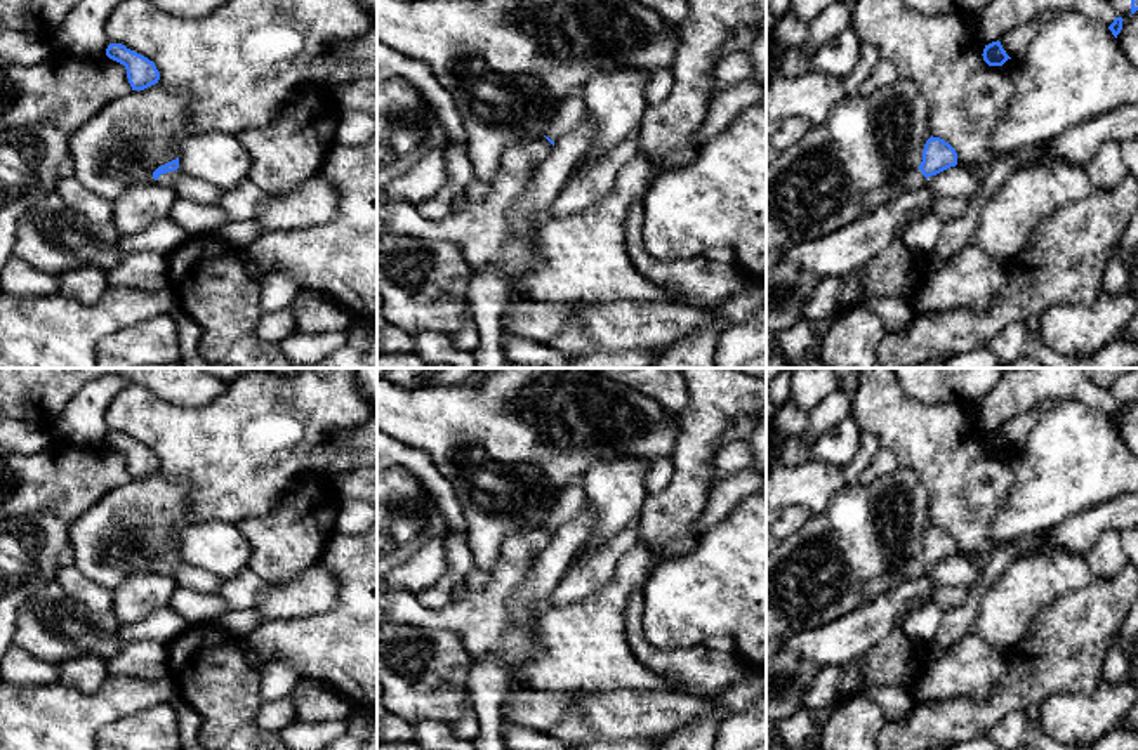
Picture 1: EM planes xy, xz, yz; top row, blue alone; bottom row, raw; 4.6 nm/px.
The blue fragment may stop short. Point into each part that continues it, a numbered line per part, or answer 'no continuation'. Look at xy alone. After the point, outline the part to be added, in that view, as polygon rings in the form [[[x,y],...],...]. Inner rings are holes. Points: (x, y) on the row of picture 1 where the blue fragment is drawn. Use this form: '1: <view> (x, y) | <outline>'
1: xy (167, 179) | [[[181,168],[174,170],[174,172],[167,172],[162,174],[155,182],[172,188],[175,186],[175,181],[182,175]]]

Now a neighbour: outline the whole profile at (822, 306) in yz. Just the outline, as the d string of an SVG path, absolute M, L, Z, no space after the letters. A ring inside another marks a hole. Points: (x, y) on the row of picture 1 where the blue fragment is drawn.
M862 269L841 276L822 278L803 309L803 319L824 326L839 309L837 302L844 283L858 274L862 274Z

